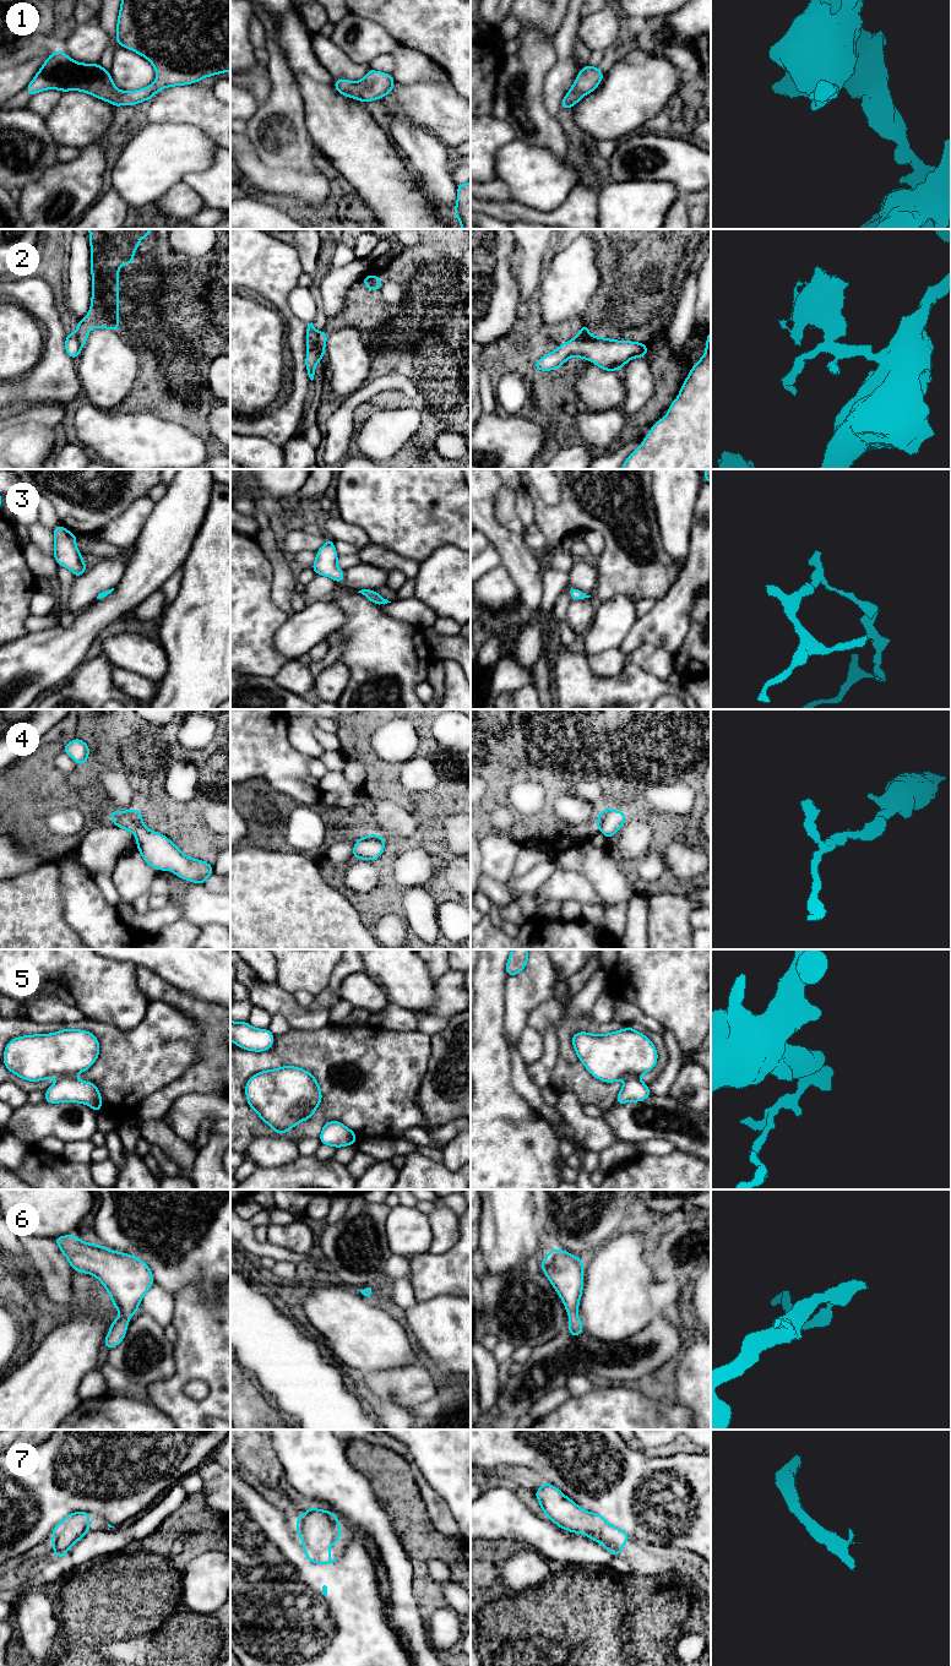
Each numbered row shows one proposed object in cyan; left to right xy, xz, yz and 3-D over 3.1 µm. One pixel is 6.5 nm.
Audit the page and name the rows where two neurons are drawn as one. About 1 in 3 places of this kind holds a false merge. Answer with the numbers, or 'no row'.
2, 5

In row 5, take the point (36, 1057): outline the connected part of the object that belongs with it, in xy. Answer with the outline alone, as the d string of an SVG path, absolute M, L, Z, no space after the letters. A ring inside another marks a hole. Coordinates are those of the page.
M63 1029L51 1034L23 1035L10 1040L2 1061L22 1079L39 1082L50 1077L74 1077L85 1072L99 1056L94 1034L80 1029Z

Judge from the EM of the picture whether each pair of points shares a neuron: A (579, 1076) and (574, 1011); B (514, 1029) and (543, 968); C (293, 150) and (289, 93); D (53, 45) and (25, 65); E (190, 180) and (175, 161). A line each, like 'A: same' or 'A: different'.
A: different
B: same
C: same
D: same
E: different

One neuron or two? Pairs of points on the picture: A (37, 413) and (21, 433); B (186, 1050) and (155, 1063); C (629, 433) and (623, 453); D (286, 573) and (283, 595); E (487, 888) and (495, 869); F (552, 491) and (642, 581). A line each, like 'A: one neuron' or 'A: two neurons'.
A: two neurons
B: one neuron
C: two neurons
D: one neuron
E: two neurons
F: two neurons

